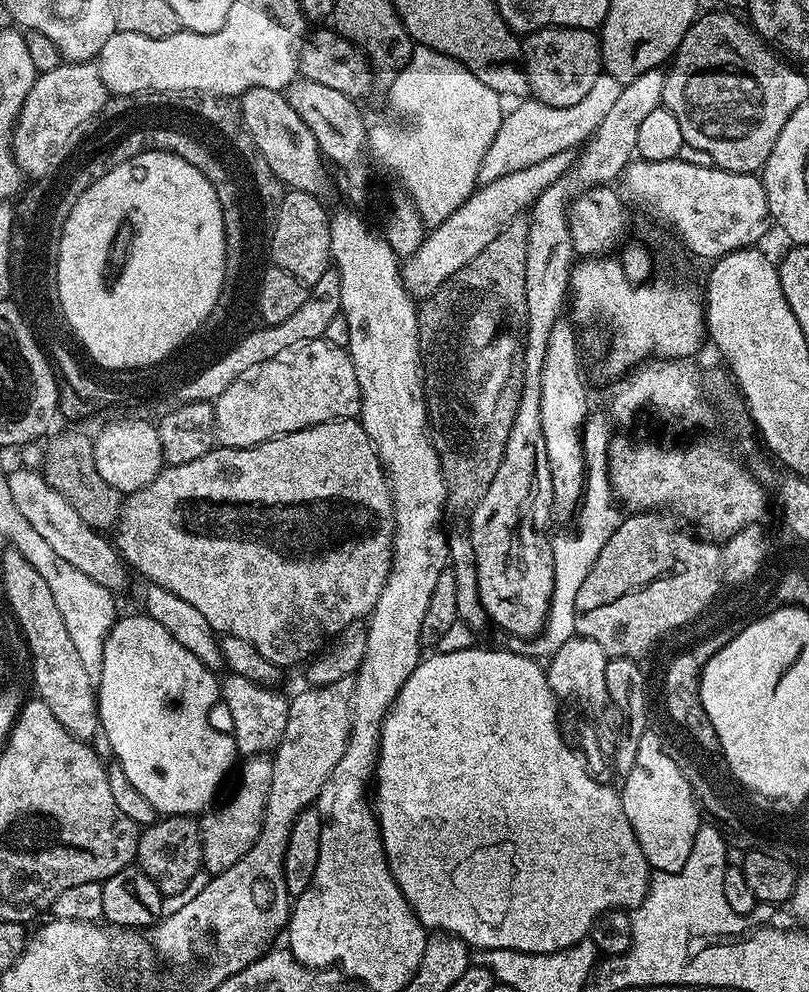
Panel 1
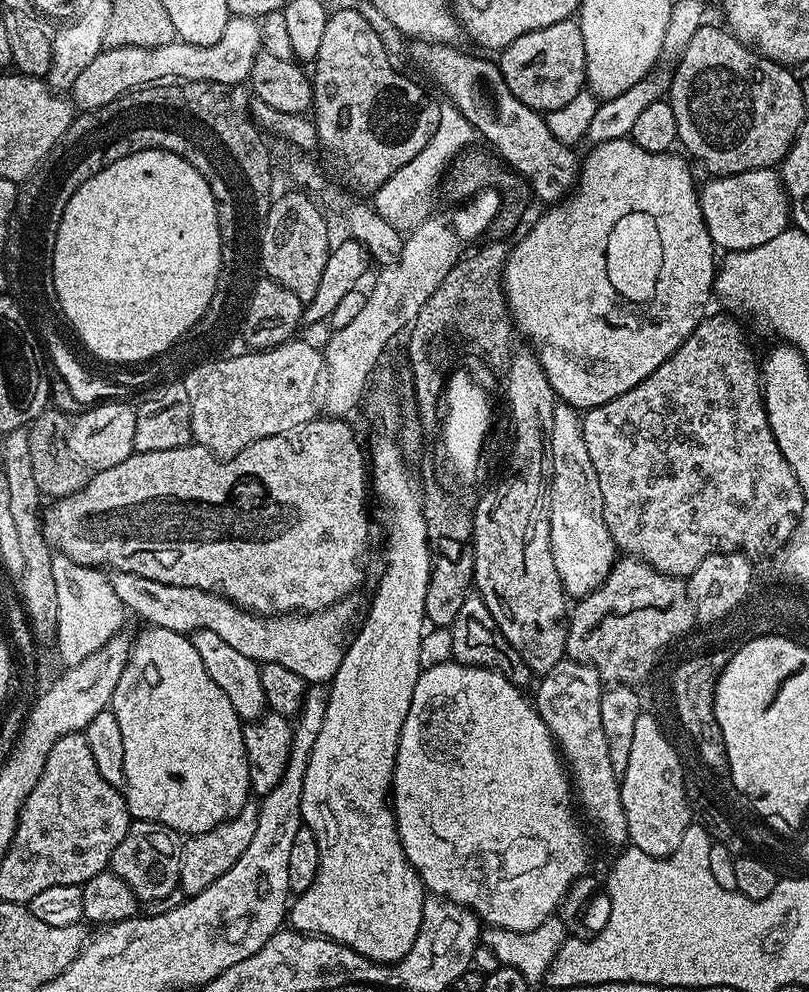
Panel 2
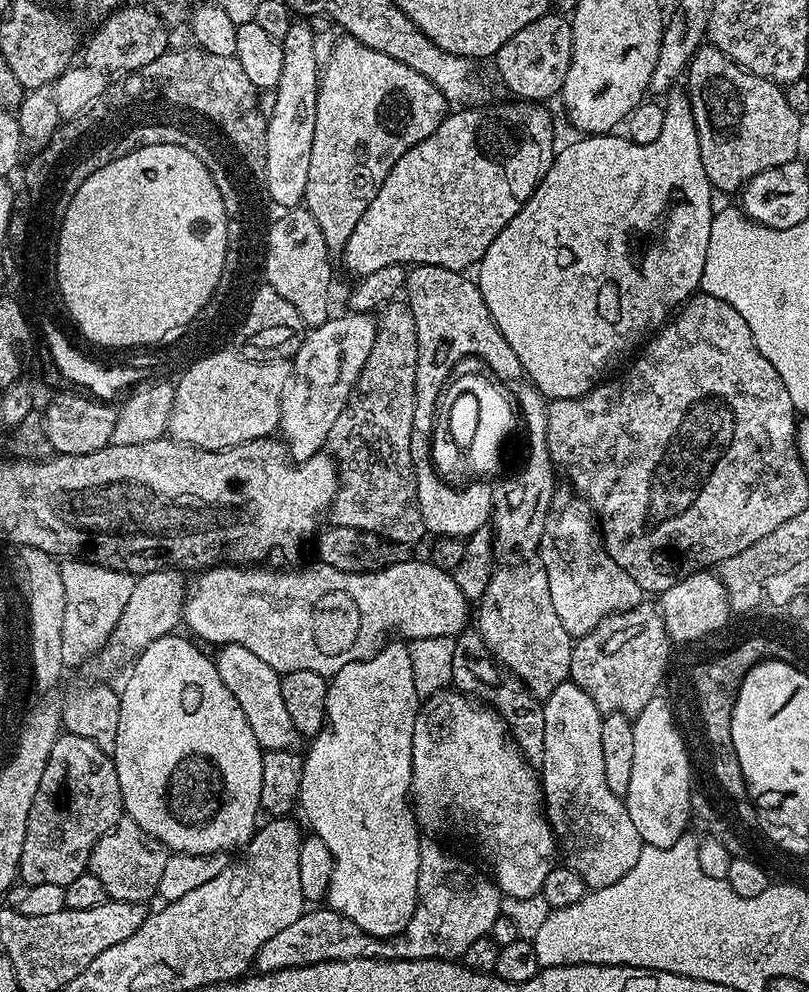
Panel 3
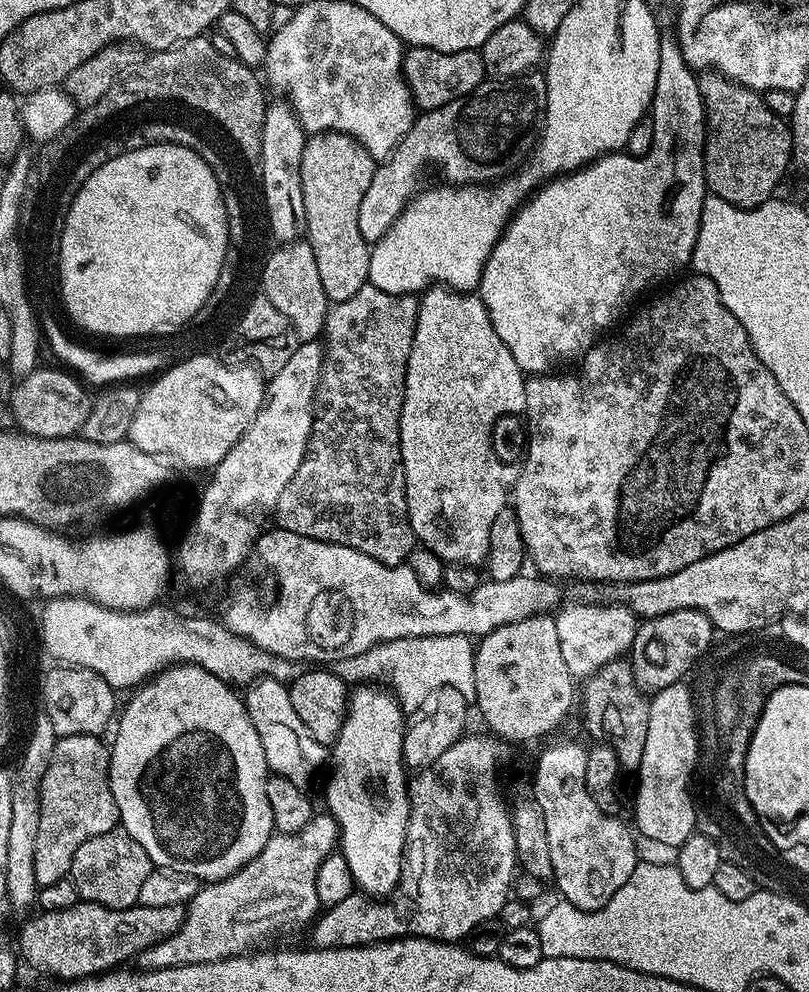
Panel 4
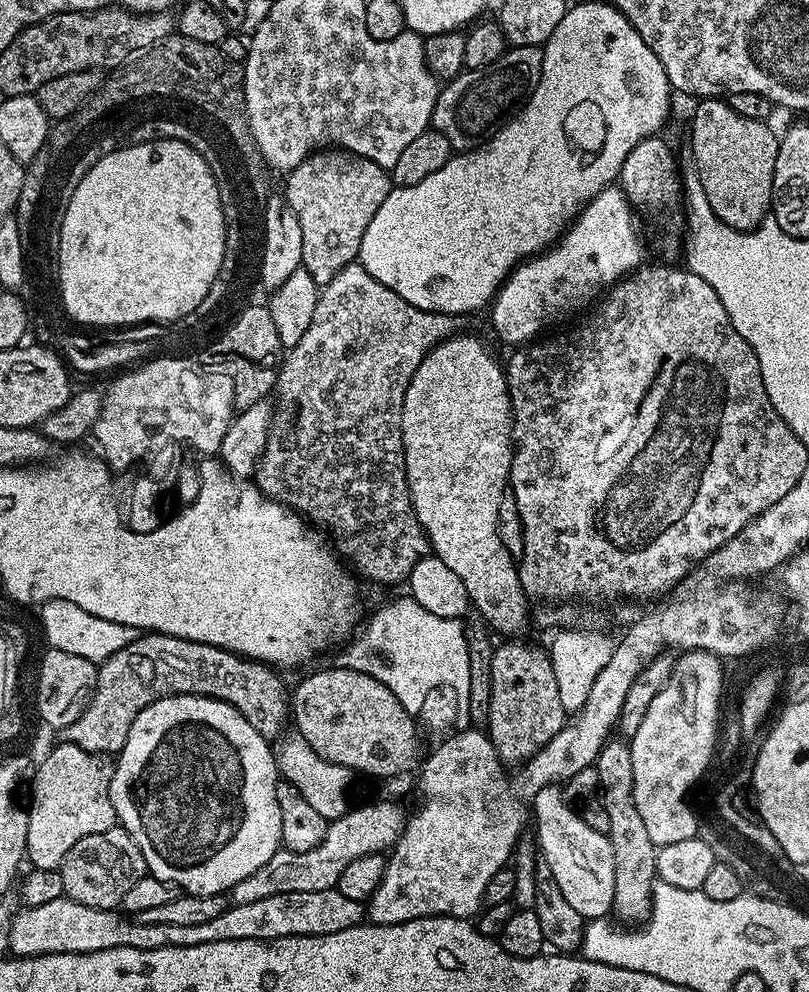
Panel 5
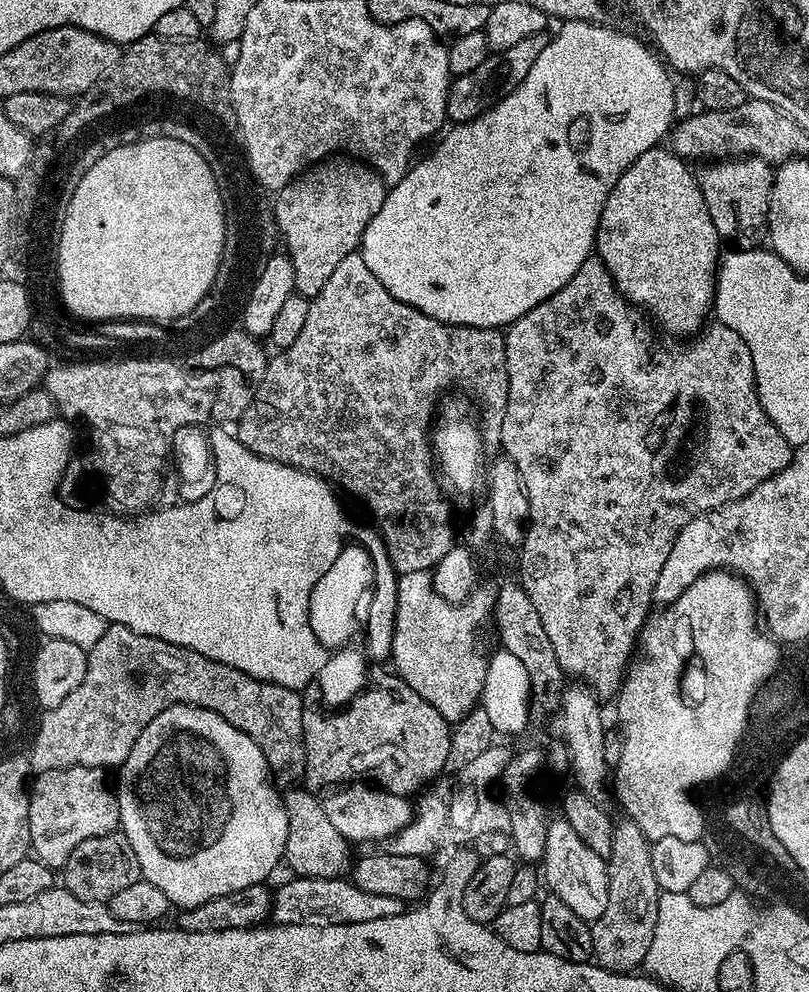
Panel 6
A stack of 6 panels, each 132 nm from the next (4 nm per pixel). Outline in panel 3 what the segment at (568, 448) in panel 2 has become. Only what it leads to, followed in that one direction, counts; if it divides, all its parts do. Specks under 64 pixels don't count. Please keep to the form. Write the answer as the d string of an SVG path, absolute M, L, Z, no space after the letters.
M569 487L554 488L551 508L544 523L540 557L547 566L554 610L566 632L574 638L596 629L608 615L628 612L643 603L644 593L634 578L610 558L602 545L603 537L587 500L574 495Z

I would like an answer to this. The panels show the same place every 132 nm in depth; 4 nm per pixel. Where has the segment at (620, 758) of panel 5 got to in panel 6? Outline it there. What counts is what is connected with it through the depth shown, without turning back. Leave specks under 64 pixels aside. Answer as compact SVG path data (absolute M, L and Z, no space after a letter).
M622 818L613 825L614 843L606 858L607 894L606 907L596 920L591 921L591 944L593 961L607 972L631 973L639 969L650 950L650 944L656 937L657 910L662 902L662 894L657 886L653 866L650 863L650 842L633 820Z

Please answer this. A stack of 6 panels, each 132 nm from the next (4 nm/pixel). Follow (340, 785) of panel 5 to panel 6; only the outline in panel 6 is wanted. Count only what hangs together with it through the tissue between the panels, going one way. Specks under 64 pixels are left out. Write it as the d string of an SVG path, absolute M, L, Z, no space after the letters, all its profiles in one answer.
M353 782L347 786L340 786L325 796L328 797L323 797L322 803L326 810L326 818L330 818L330 823L336 827L338 834L342 834L342 838L349 842L387 842L412 821L414 804L409 797L387 792L385 788L373 786L368 782Z

